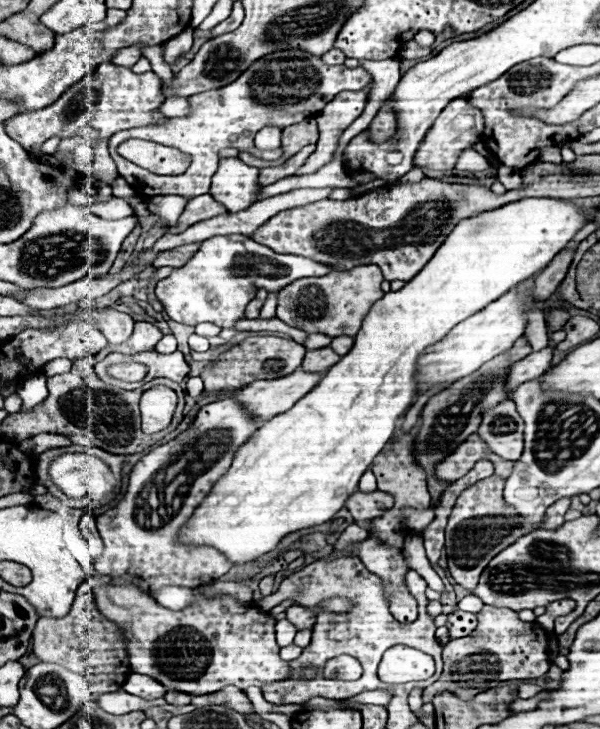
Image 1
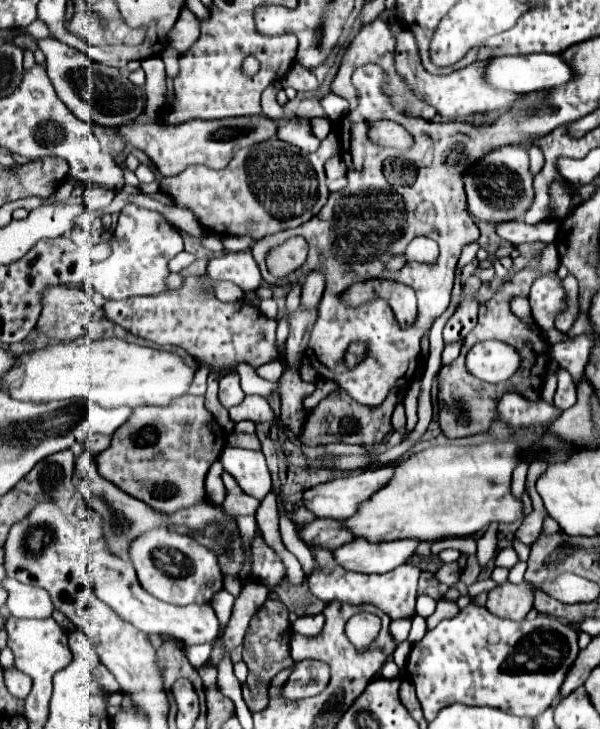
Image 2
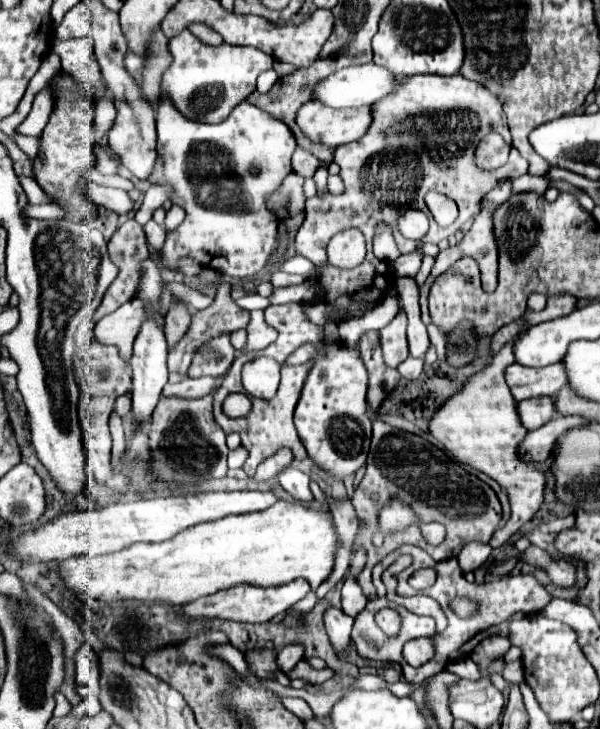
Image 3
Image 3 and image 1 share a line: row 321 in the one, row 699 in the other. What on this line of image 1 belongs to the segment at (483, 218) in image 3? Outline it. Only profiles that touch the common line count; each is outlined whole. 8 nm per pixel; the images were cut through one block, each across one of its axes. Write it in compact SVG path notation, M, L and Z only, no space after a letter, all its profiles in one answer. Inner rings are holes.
M484 606L476 616L478 622L484 622L484 632L474 632L468 638L454 638L444 646L444 672L438 682L424 688L424 704L428 704L436 694L444 690L454 692L460 698L472 698L478 692L494 688L504 680L530 680L540 678L548 672L548 634L542 630L542 626L536 622L518 620L518 614L514 610L494 606Z

